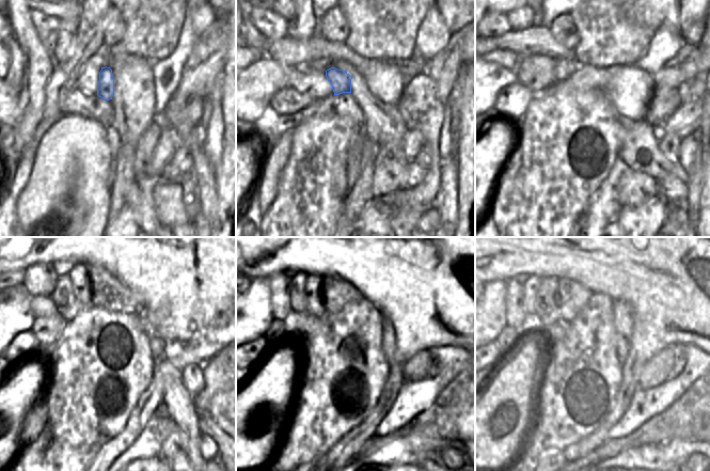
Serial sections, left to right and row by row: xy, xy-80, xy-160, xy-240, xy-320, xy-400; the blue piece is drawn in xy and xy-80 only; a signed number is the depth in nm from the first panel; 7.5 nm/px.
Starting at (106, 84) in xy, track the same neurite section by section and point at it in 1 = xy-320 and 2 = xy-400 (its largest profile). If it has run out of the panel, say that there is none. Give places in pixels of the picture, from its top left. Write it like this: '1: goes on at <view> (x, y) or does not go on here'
1: goes on at xy-320 (297, 298)
2: goes on at xy-400 (532, 284)

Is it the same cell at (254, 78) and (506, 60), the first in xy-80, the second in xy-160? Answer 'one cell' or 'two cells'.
two cells

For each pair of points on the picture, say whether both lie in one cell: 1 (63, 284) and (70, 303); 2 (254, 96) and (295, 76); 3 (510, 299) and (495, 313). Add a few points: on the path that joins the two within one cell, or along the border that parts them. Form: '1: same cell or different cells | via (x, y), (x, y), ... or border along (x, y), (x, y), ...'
1: same cell | via (63, 288), (63, 296), (66, 299)
2: same cell | via (264, 87), (278, 73), (285, 73)
3: different cells | border along (507, 281), (507, 294), (505, 297), (506, 325)

